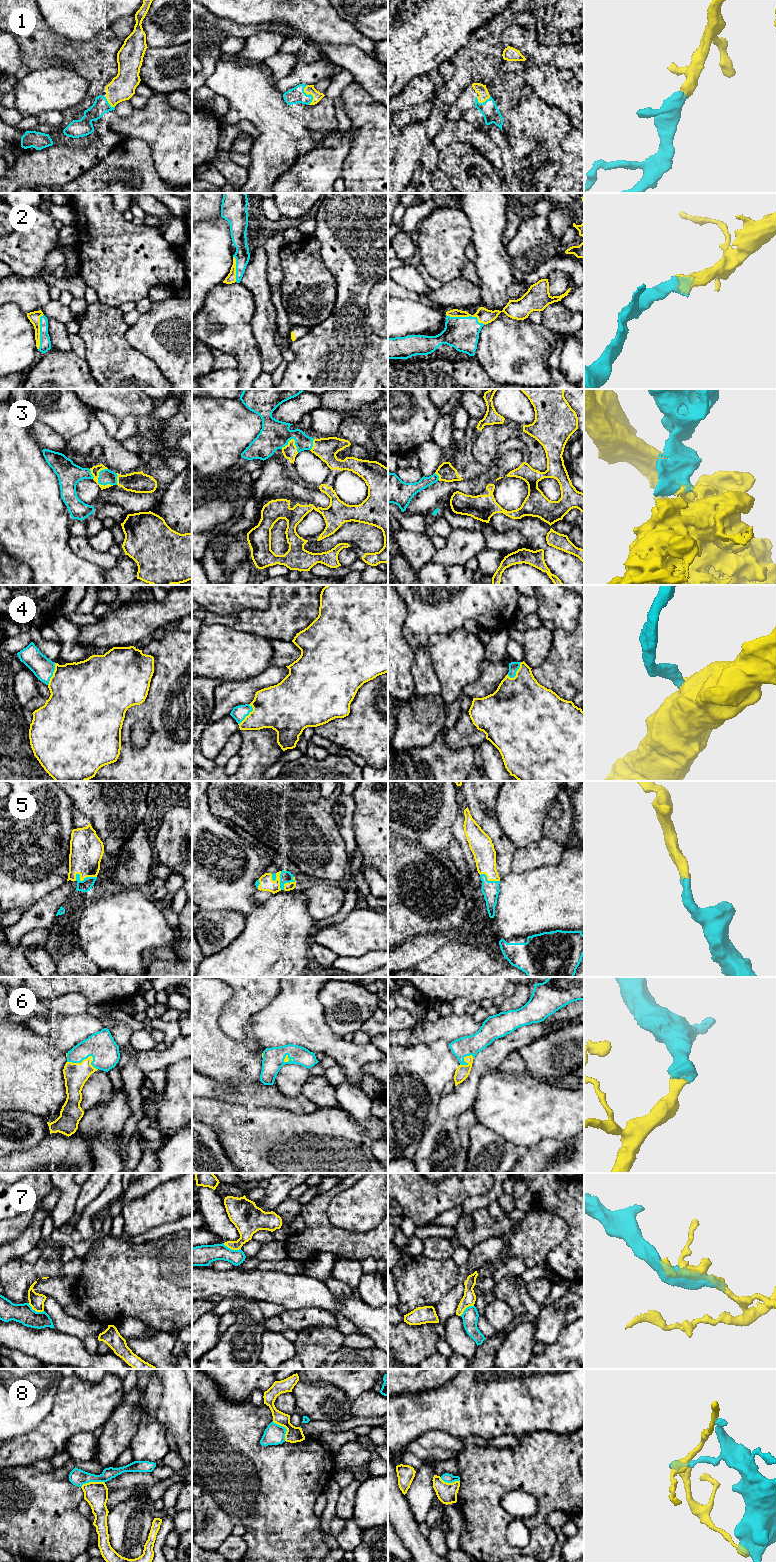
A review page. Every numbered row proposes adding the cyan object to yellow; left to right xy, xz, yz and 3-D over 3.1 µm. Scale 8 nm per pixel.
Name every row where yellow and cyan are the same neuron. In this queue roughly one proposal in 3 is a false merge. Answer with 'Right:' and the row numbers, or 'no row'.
Right: 1, 2, 3, 4, 5, 6

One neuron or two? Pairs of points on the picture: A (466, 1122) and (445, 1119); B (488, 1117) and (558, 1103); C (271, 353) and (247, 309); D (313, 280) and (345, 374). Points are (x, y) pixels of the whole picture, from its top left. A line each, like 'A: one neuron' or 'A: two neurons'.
A: two neurons
B: one neuron
C: two neurons
D: two neurons

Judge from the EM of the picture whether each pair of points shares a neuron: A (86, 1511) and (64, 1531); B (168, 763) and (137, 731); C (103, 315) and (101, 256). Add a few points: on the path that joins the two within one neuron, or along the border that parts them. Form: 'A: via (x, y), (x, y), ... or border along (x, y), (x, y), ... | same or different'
A: border along (83, 1498), (79, 1504), (78, 1511), (86, 1518) | different
B: border along (145, 720), (132, 728), (135, 749) | different
C: border along (98, 300), (107, 305), (118, 307) | different

